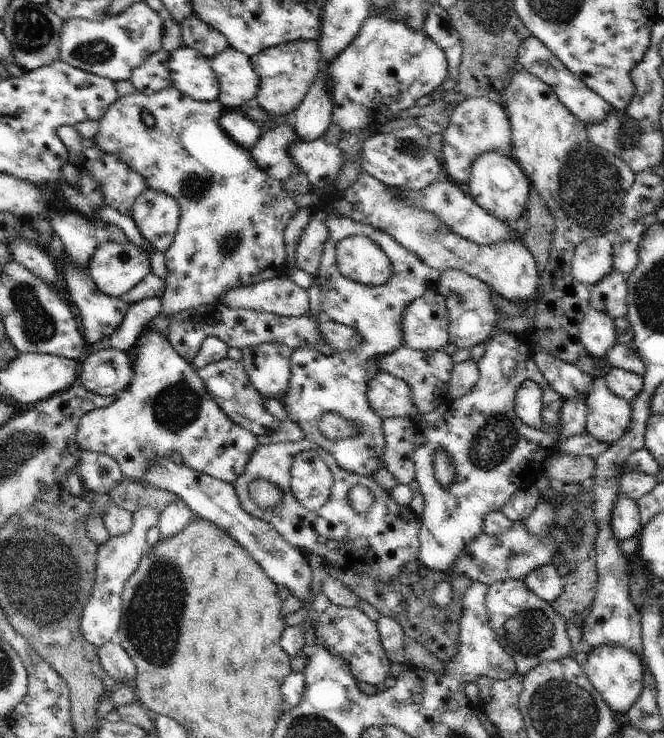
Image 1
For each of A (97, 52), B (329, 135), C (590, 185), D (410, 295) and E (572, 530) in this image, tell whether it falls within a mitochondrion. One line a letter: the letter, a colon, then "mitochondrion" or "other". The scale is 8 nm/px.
A: mitochondrion
B: other
C: mitochondrion
D: other
E: mitochondrion

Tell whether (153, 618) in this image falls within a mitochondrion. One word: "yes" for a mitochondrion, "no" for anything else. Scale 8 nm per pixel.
yes

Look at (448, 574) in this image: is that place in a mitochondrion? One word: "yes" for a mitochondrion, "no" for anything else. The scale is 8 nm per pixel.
no

